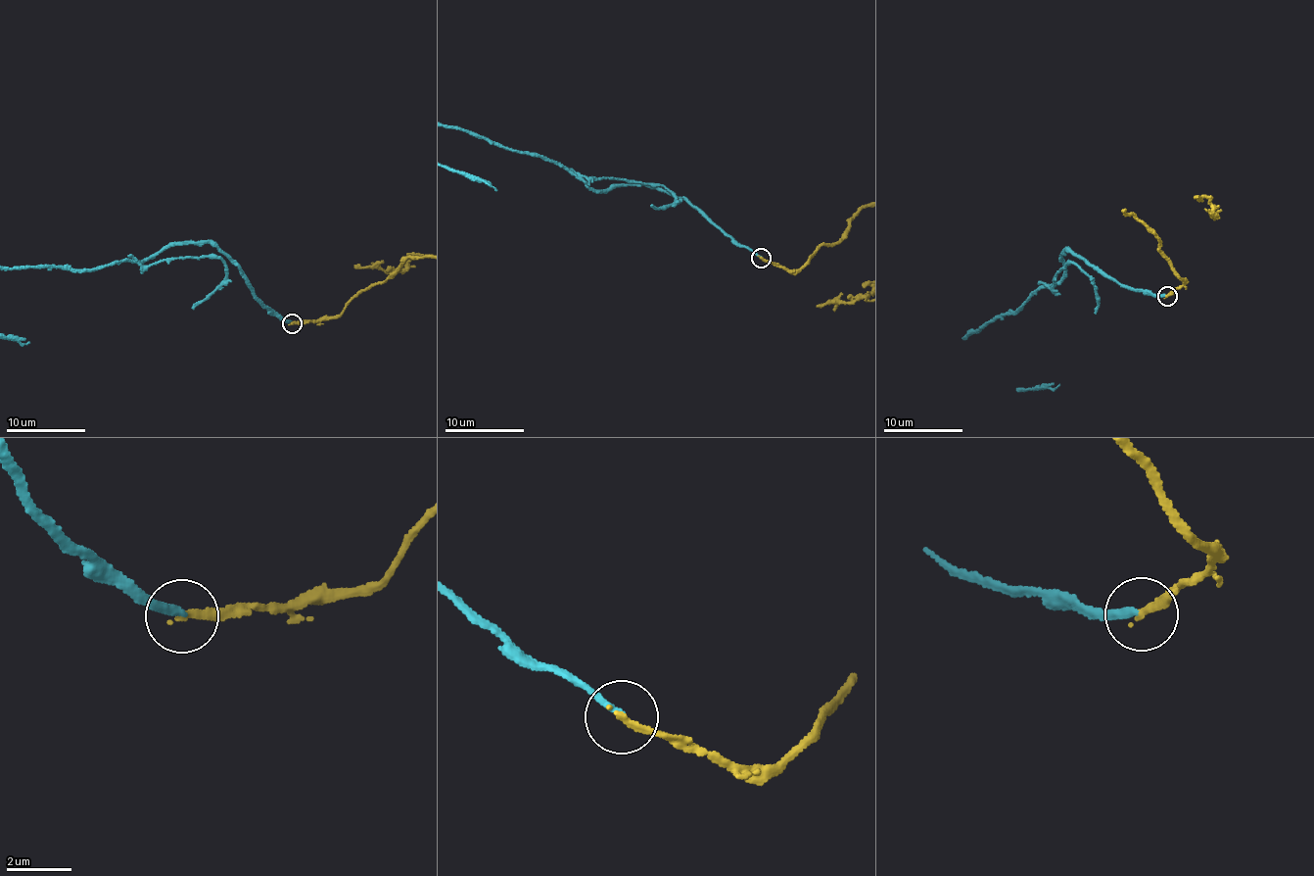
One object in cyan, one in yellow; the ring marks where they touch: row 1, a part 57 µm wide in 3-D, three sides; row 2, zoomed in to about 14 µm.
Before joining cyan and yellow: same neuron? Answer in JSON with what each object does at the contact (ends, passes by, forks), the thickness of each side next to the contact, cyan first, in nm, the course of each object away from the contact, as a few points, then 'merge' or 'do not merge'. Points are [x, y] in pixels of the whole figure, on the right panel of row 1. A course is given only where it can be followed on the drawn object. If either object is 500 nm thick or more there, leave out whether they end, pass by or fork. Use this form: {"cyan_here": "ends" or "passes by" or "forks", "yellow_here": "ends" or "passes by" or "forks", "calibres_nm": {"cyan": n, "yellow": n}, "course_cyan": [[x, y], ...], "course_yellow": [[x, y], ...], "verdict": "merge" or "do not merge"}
{"cyan_here": "ends", "yellow_here": "ends", "calibres_nm": {"cyan": 200, "yellow": 220}, "verdict": "do not merge"}

